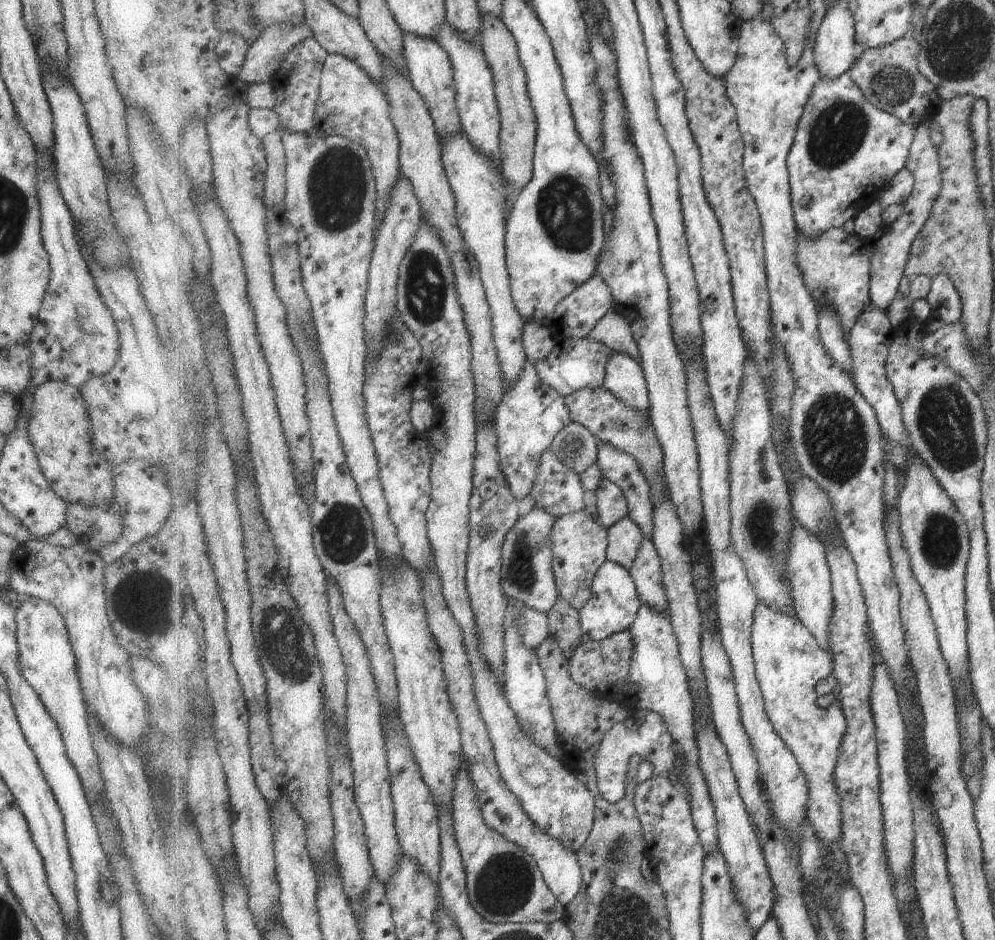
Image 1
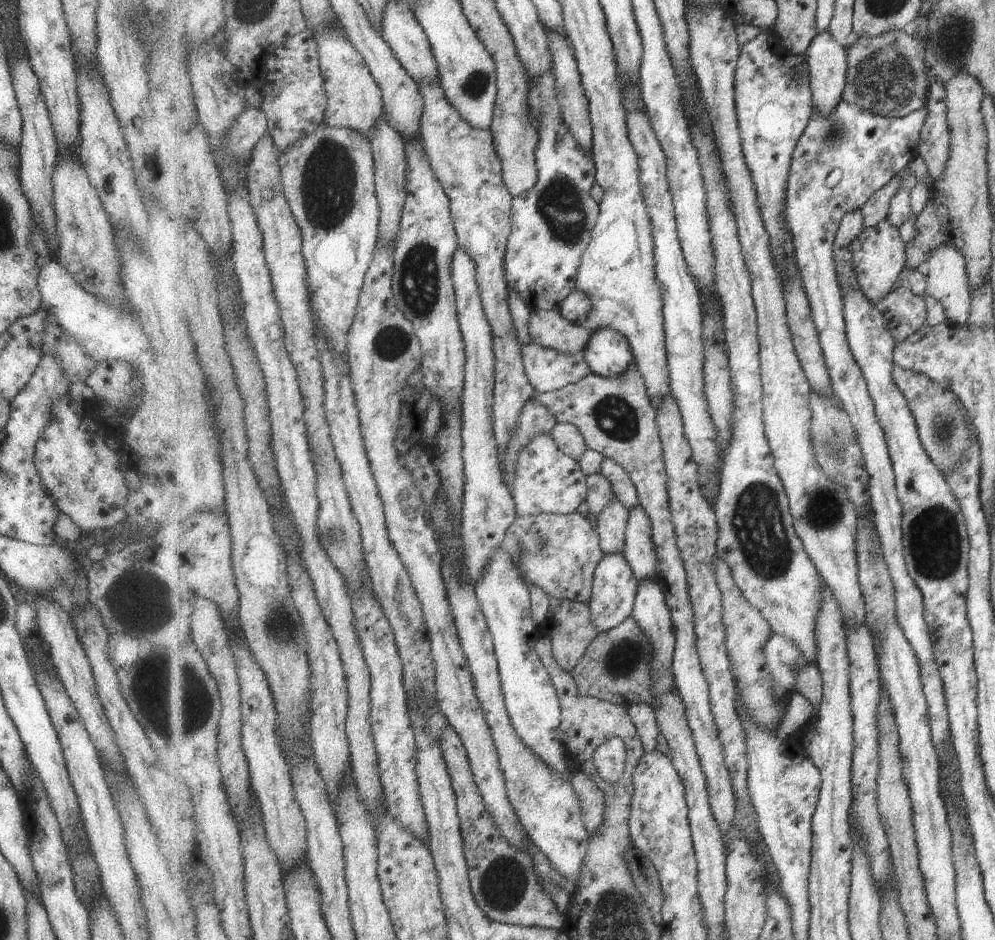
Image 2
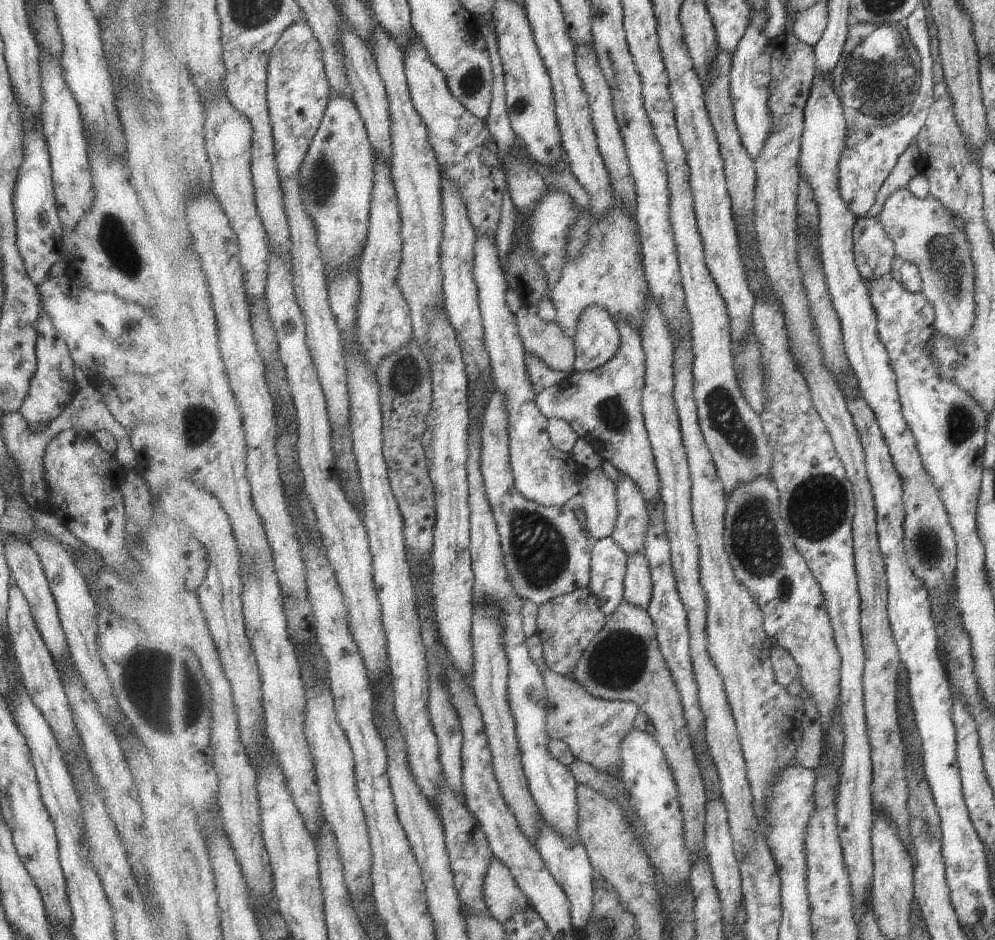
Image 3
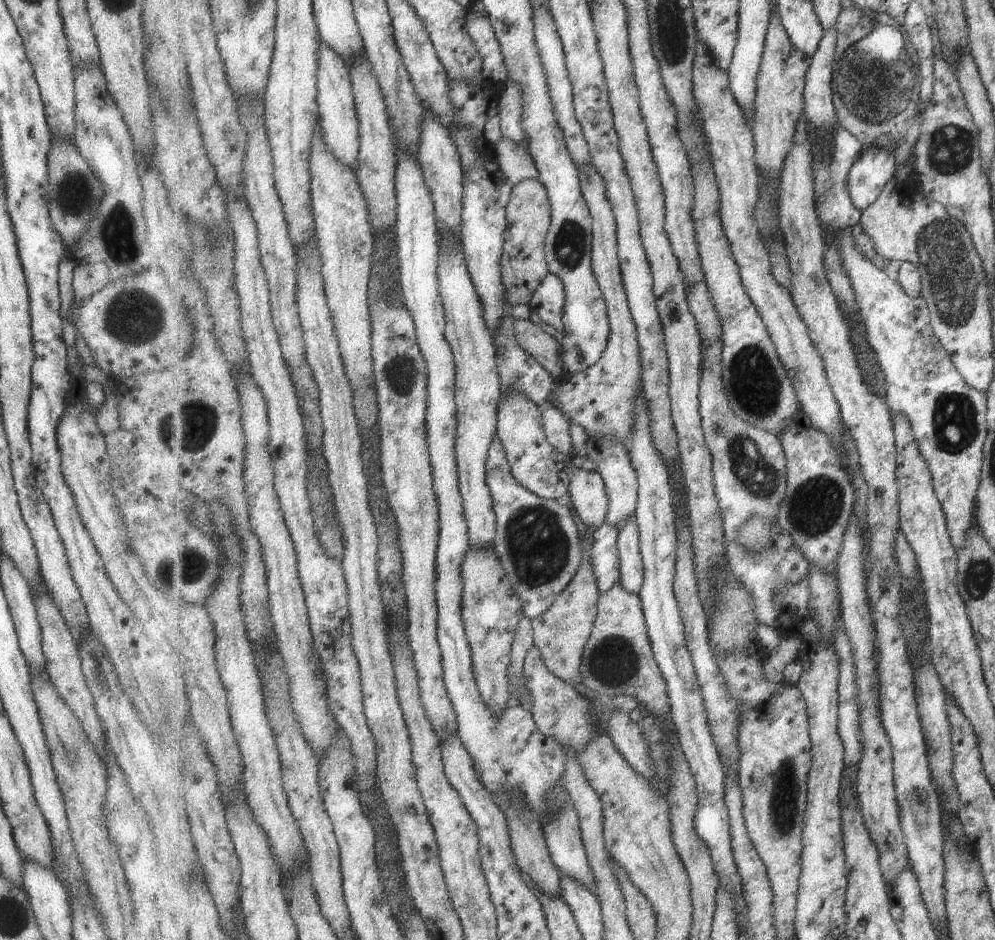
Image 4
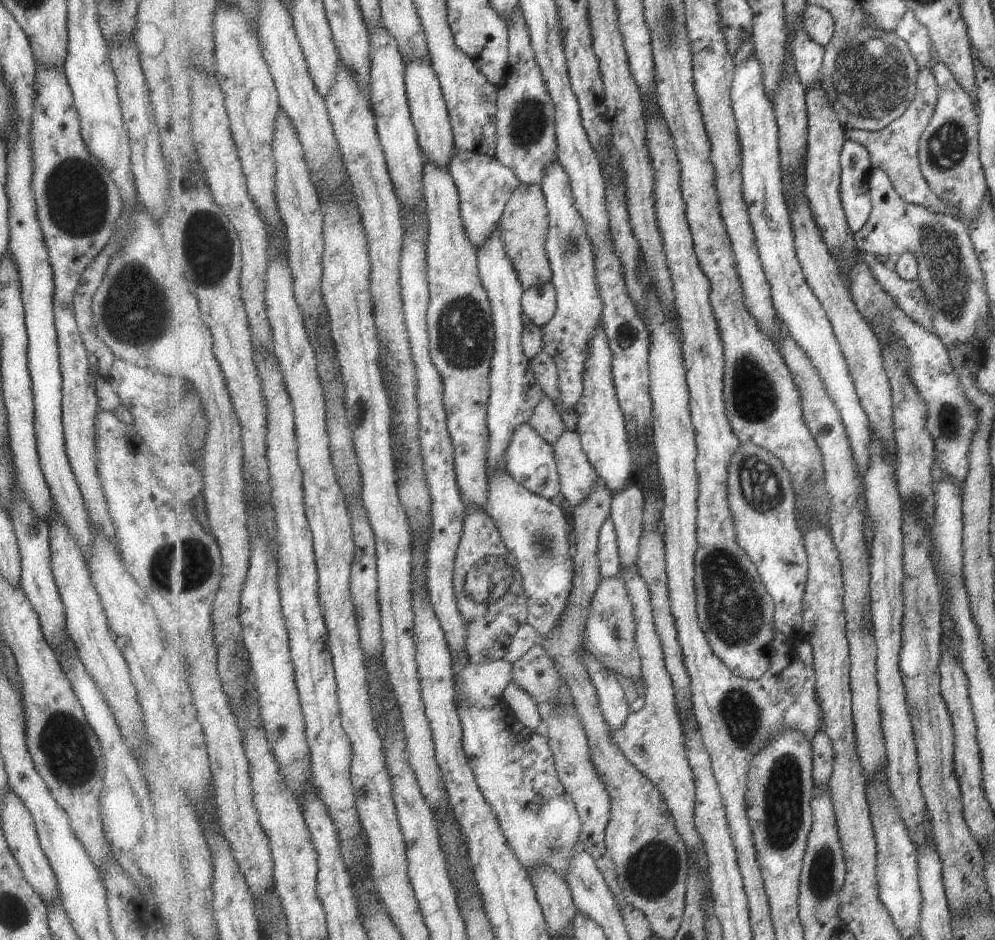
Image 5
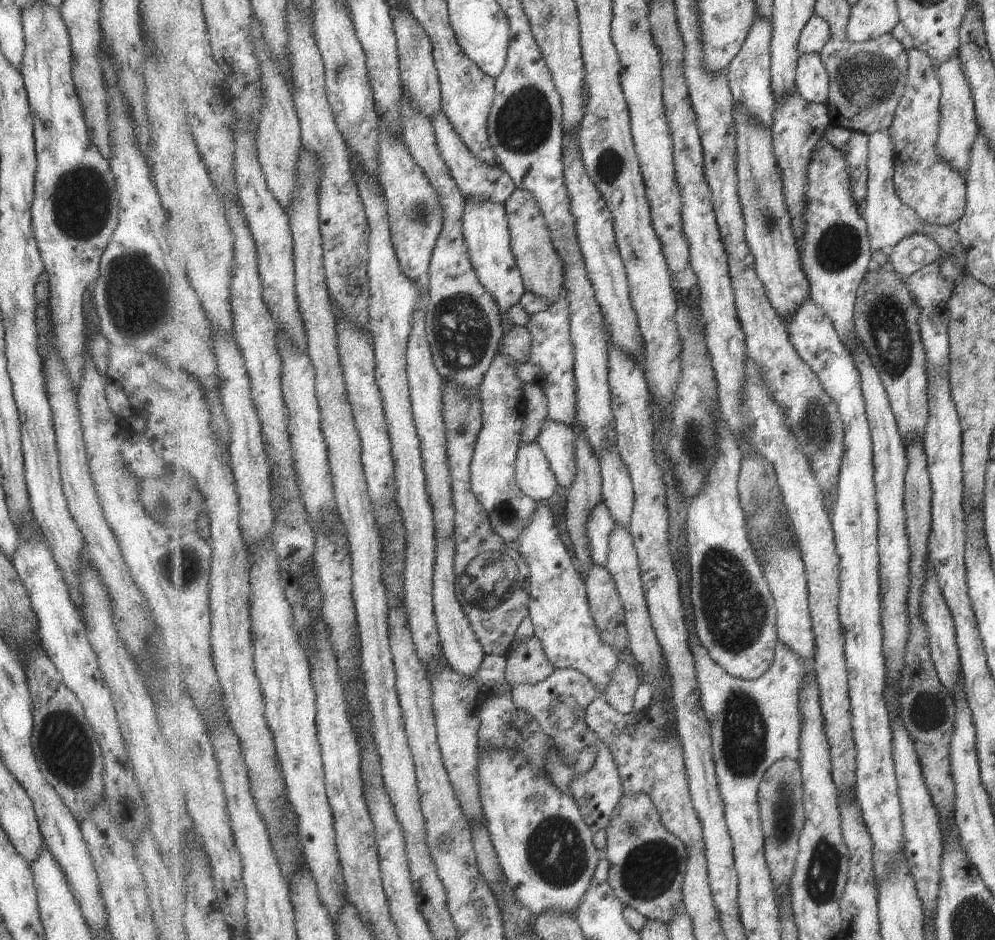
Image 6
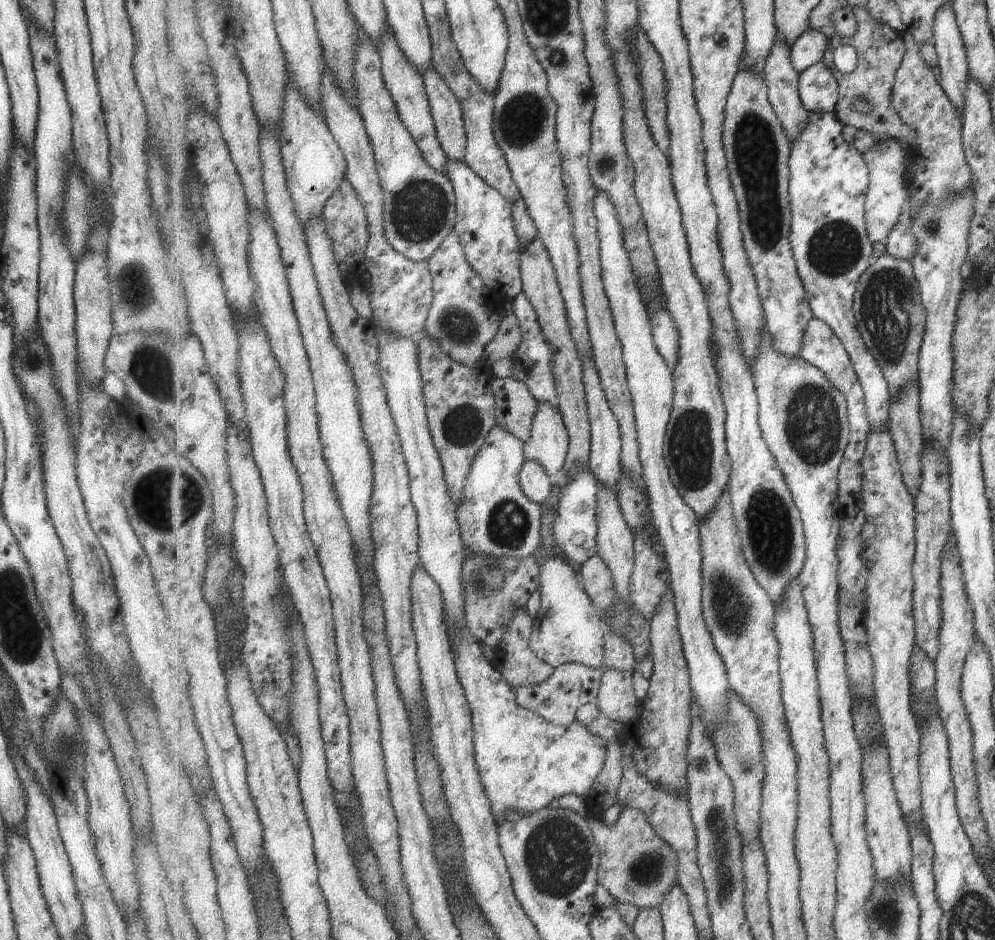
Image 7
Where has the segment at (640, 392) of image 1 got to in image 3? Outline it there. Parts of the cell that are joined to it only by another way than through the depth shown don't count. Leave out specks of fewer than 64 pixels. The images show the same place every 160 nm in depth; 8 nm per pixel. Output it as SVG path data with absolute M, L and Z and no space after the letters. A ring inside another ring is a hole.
M595 304L579 318L578 332L574 338L576 373L595 371L607 364L619 351L622 335L607 308Z

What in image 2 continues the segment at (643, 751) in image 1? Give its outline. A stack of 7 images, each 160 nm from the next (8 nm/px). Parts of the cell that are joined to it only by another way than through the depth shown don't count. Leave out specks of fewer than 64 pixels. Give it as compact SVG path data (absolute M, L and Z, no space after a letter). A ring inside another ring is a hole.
M621 737L607 740L607 743L595 752L595 766L601 772L601 776L613 784L619 782L625 774L626 763L626 744Z

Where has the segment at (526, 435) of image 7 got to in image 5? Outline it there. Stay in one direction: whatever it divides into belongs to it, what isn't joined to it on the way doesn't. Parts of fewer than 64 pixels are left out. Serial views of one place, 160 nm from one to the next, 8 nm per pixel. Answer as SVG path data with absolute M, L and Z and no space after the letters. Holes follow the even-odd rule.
M545 396L541 404L534 410L530 423L535 430L549 443L554 445L566 431L562 414L554 401Z

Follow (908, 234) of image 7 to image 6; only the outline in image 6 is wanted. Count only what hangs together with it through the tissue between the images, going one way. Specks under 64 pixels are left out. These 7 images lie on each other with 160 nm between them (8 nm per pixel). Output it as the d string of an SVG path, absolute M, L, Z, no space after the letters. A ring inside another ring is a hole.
M914 234L891 249L889 256L889 266L904 278L939 260L942 249L930 236Z

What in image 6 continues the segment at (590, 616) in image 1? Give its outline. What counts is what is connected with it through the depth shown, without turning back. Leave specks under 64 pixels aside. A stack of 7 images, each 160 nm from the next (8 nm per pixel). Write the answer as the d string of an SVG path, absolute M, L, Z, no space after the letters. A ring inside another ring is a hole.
M603 502L595 507L587 523L590 553L595 565L606 568L610 559L610 536L616 529L616 520Z

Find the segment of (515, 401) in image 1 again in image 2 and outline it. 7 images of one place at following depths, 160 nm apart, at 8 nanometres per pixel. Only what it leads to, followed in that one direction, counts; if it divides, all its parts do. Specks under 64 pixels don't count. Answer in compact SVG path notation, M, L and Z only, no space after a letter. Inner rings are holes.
M533 397L523 408L519 428L515 428L515 436L511 438L510 447L507 448L506 484L510 490L513 489L513 482L515 482L519 452L523 452L523 448L527 448L527 444L531 444L531 440L535 440L535 436L539 436L543 432L550 434L557 424L557 418L551 412L547 412L547 408L543 404L539 404L539 400L535 400Z

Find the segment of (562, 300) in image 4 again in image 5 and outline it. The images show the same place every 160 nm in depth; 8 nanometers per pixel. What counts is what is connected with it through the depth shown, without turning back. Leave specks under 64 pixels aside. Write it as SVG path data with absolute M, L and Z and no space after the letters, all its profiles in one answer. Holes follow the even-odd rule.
M551 282L527 289L522 298L522 307L531 322L540 327L549 324L558 311L556 286Z

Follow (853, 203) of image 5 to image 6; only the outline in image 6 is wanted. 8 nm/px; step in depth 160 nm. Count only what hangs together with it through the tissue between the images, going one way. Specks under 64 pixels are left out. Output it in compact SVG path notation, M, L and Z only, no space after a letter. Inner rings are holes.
M853 132L849 144L841 151L850 166L851 186L862 216L863 203L868 195L868 160L870 157L870 135Z

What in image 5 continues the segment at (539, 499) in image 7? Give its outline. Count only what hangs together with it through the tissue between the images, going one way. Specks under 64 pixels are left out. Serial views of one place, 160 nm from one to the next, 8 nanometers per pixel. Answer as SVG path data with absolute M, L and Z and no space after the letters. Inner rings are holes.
M523 423L517 431L514 432L514 438L511 439L510 446L506 450L506 470L518 480L519 484L529 489L539 496L555 498L559 492L562 492L562 483L558 471L558 459L552 444L549 444L538 432L531 426L531 423Z

